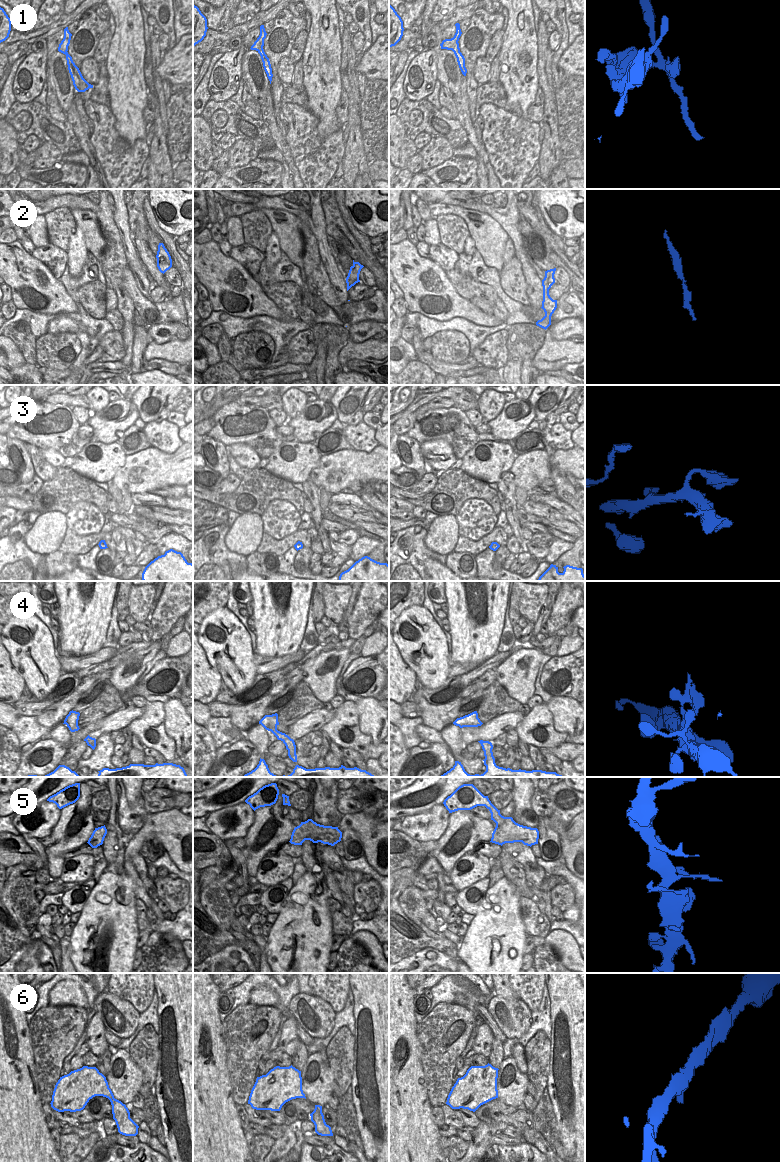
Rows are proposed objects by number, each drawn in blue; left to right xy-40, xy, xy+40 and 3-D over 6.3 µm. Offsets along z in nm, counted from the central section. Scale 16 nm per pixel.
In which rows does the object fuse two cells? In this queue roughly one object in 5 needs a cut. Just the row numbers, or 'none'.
none

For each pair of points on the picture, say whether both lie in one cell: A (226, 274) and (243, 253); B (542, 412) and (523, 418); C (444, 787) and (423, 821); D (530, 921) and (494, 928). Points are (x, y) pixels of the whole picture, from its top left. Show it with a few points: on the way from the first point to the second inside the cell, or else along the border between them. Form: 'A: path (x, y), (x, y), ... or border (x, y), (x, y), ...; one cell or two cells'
A: border (230, 256), (252, 277); two cells
B: border (527, 400), (534, 409), (535, 419); two cells
C: border (442, 803), (435, 804), (426, 811), (410, 816); two cells
D: border (518, 899), (521, 918), (527, 934); two cells

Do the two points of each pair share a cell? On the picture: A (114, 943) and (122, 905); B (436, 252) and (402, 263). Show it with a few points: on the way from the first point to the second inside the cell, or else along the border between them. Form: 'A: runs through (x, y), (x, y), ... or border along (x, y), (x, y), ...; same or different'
A: runs through (114, 934), (114, 914); same
B: border along (429, 257), (444, 271); different

